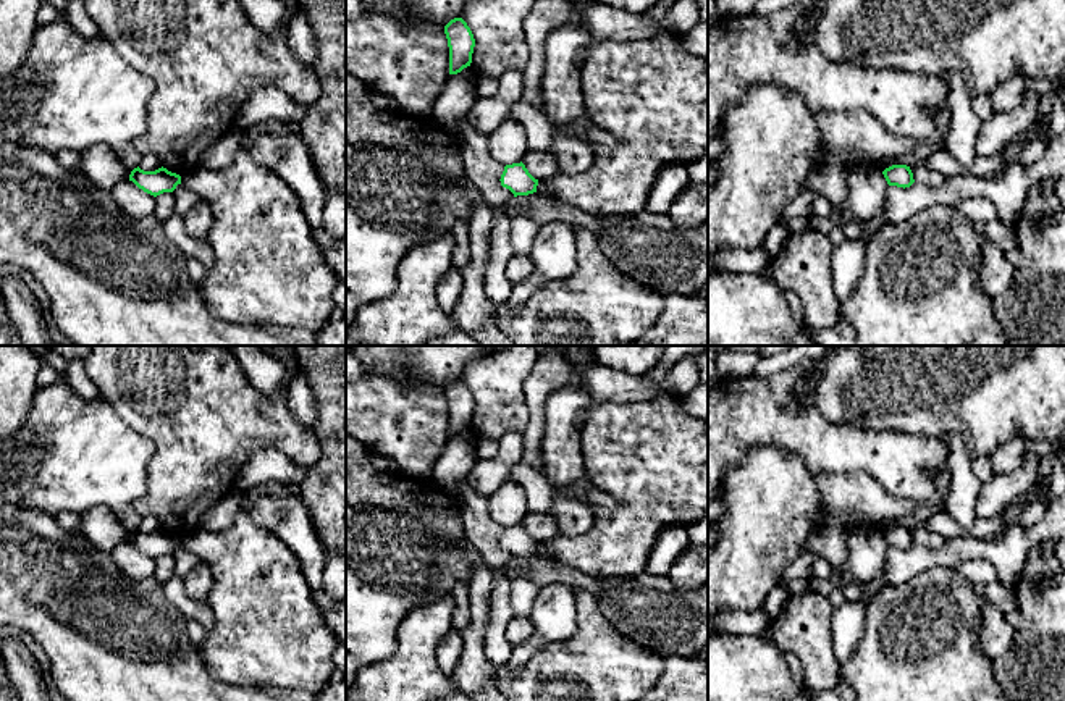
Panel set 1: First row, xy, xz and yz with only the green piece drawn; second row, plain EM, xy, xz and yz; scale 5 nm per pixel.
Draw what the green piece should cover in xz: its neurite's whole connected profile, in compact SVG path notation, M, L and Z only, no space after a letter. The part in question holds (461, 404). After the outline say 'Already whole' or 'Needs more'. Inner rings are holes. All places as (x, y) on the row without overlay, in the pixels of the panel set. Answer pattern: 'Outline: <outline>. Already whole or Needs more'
Outline: M454 380L444 388L449 409L449 436L457 436L470 428L475 401L462 380Z. Already whole

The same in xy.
Outline: M137 528L131 533L129 543L144 554L157 559L163 554L173 554L176 548L181 546L181 538L163 528L155 533L144 533Z. Already whole

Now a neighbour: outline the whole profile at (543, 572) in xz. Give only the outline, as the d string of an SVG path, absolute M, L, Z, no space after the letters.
M537 554L528 557L517 557L517 567L509 572L509 580L528 580L537 586L551 586L556 583L572 586L574 590L587 590L593 596L600 596L601 588L595 578L572 569L556 559L540 559Z

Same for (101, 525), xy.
M105 506L81 514L81 533L100 551L112 552L118 544L129 541L128 530L116 514Z

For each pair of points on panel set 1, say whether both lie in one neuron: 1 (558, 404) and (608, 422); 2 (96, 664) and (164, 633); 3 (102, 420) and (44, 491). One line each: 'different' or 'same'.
1: different
2: same
3: same

